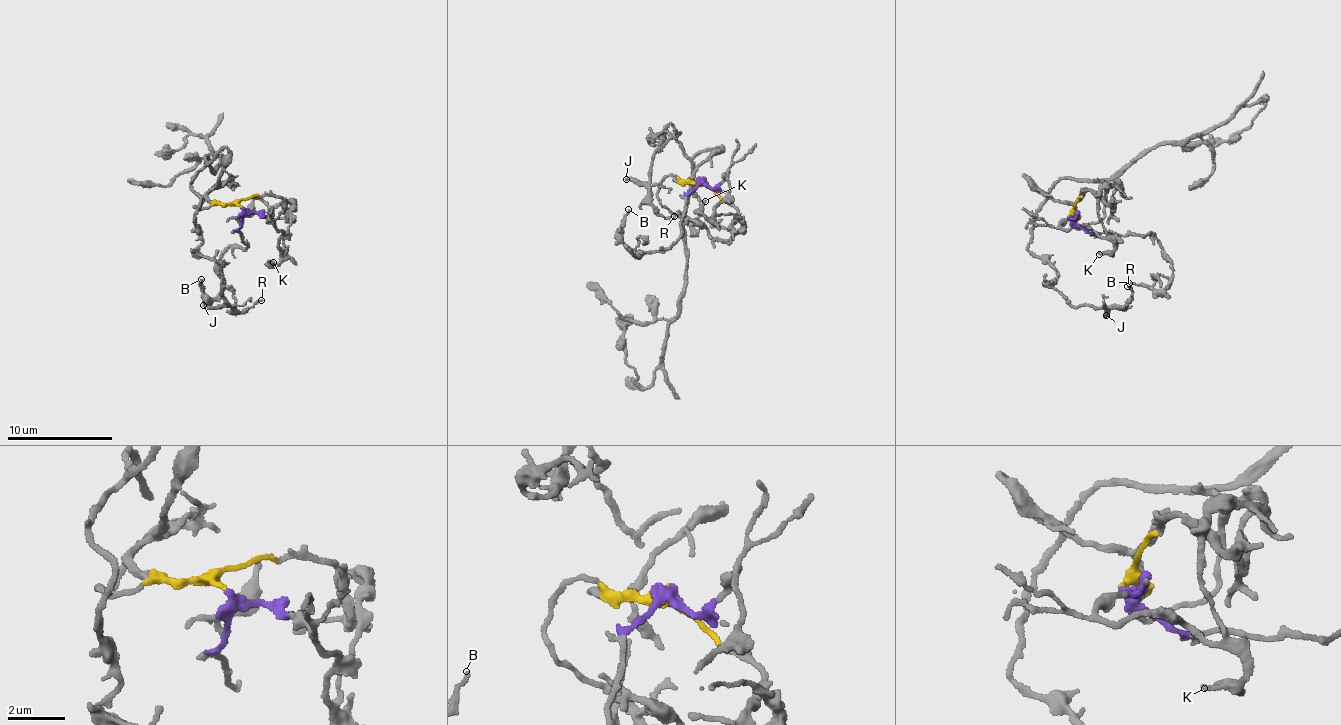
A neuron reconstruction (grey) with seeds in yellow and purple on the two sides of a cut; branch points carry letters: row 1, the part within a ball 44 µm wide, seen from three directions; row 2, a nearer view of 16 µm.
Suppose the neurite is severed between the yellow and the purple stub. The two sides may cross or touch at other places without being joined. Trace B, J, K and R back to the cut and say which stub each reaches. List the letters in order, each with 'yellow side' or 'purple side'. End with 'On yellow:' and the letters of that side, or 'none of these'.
B: purple side
J: yellow side
K: purple side
R: yellow side
On yellow: J, R

